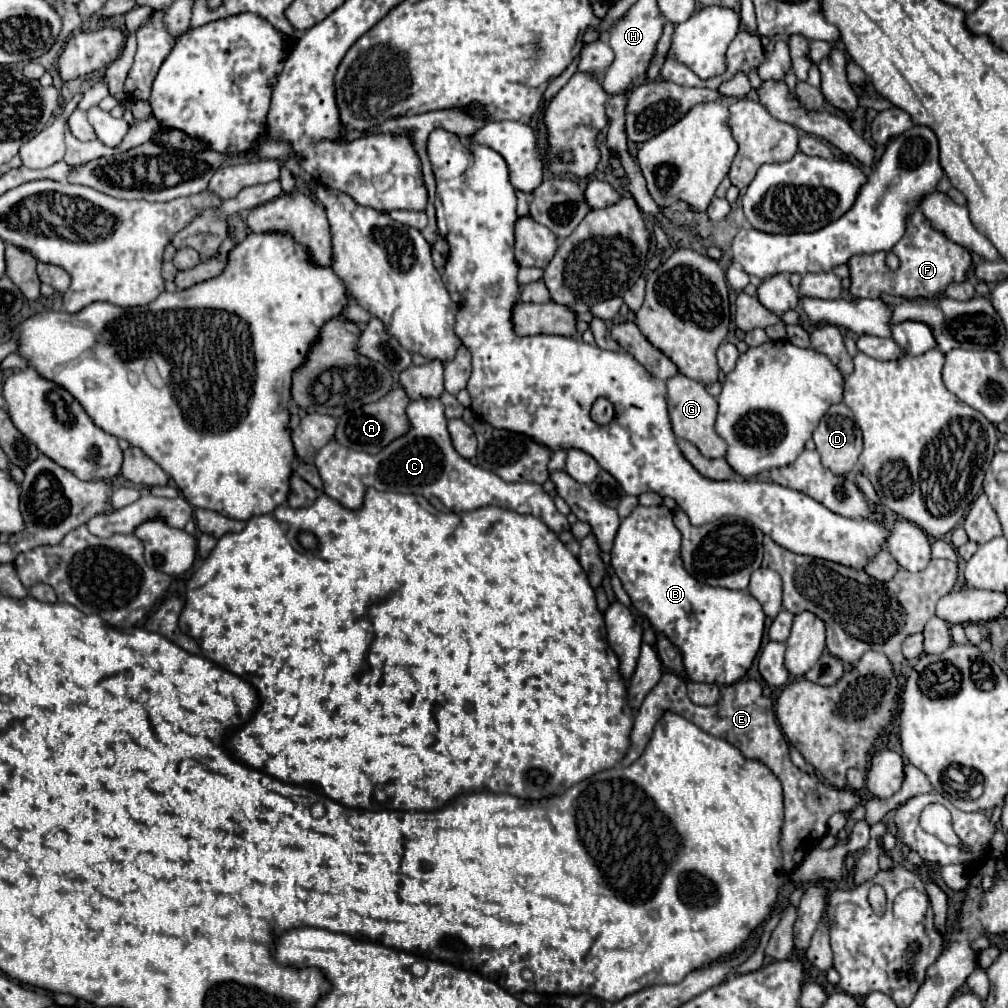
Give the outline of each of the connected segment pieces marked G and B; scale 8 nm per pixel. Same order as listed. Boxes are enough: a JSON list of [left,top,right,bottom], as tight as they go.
[[668,374,726,458],[612,506,764,686]]

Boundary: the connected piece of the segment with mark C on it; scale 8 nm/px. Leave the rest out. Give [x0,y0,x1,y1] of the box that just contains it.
[314,398,570,534]

